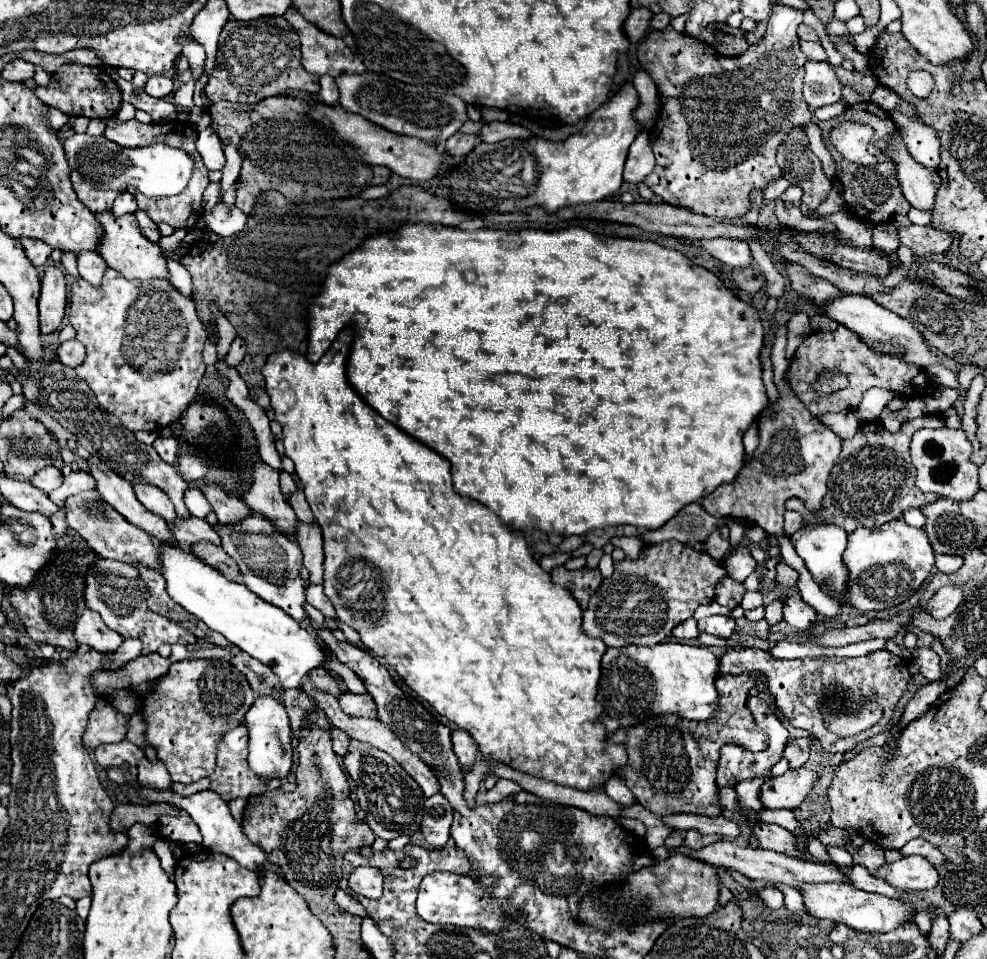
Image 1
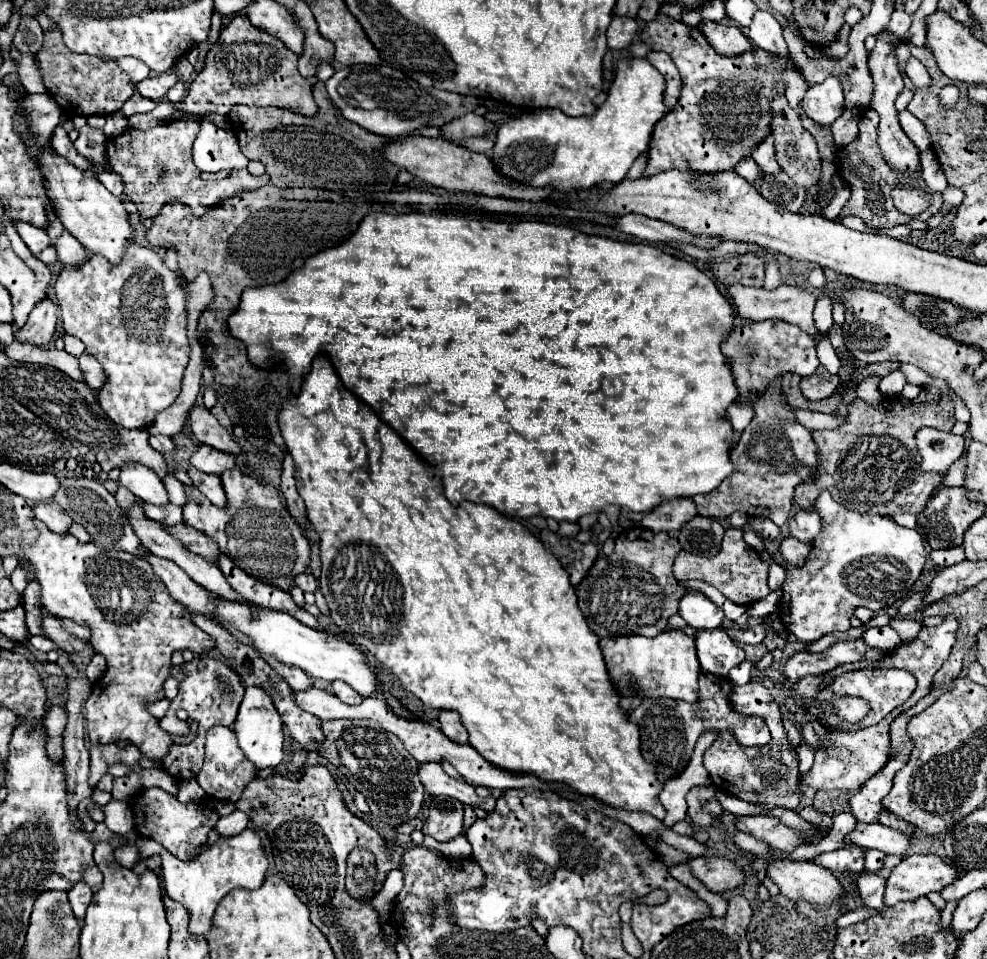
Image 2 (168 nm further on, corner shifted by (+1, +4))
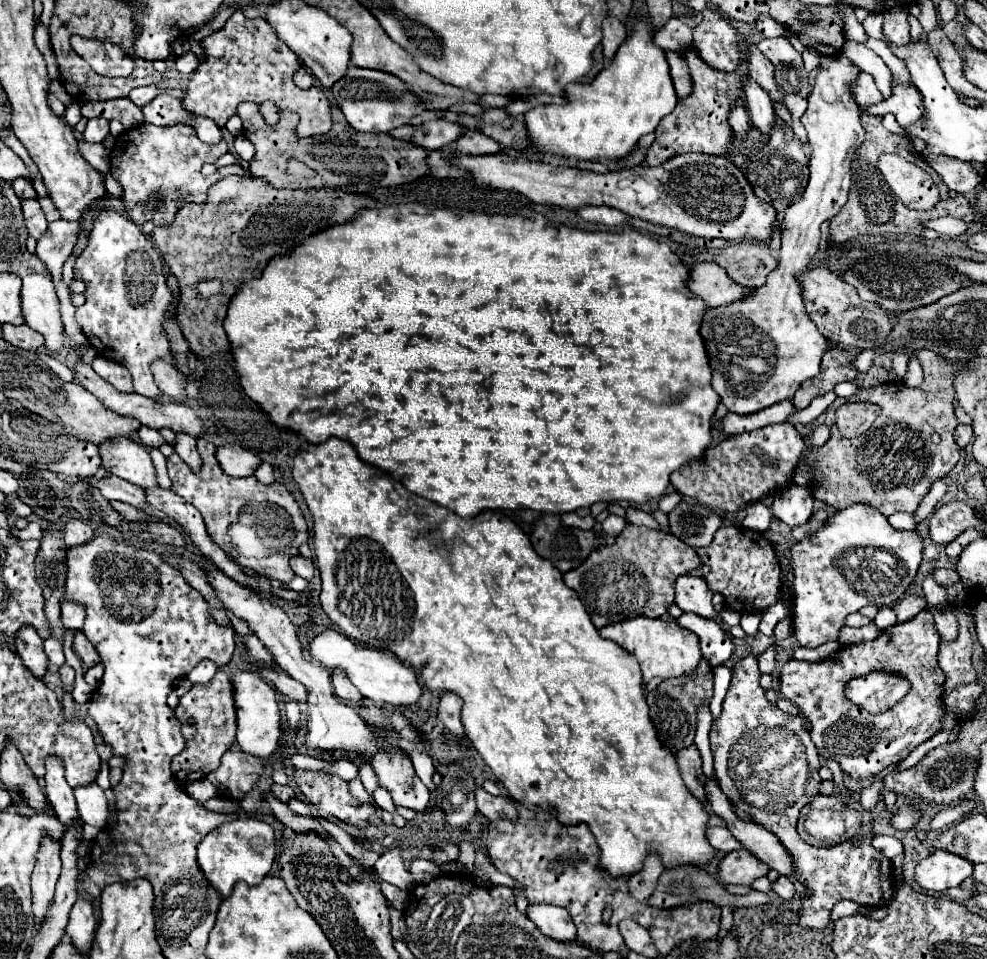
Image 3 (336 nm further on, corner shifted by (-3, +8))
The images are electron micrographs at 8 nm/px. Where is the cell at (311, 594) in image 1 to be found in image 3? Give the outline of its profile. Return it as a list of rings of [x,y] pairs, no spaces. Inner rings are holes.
[[[297,555],[297,557],[291,559],[291,569],[295,571],[295,575],[299,575],[299,577],[303,577],[307,581],[313,577],[313,571],[315,571],[313,561],[311,559],[305,559],[301,555]]]

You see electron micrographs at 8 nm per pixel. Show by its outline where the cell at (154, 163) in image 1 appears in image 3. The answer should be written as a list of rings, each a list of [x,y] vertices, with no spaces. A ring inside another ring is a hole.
[[[91,119],[87,121],[87,129],[83,133],[85,141],[89,143],[101,143],[109,133],[109,121],[107,119]]]

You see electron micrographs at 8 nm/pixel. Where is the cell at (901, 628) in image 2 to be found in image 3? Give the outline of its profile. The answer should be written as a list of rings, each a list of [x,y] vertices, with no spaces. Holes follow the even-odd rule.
[[[907,595],[907,597],[903,597],[901,601],[897,601],[897,603],[893,605],[893,611],[897,613],[897,619],[899,619],[899,621],[907,621],[907,619],[915,617],[915,613],[923,611],[925,605],[927,605],[927,603],[925,603],[923,597]]]

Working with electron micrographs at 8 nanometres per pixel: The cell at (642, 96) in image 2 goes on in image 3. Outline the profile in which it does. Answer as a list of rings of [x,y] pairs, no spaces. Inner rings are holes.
[[[637,21],[617,49],[613,63],[599,71],[593,83],[571,83],[565,87],[565,105],[539,105],[525,113],[525,125],[529,137],[541,155],[559,155],[559,157],[575,157],[579,161],[617,161],[623,159],[637,145],[641,135],[655,131],[659,121],[669,115],[677,105],[677,95],[673,89],[673,81],[669,75],[669,63],[665,51],[655,45],[653,29],[645,21]]]

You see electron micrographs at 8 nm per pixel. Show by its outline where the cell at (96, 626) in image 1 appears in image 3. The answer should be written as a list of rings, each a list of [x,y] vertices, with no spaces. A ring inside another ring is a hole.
[[[63,599],[61,601],[61,623],[67,629],[81,629],[85,621],[85,605],[77,601]]]

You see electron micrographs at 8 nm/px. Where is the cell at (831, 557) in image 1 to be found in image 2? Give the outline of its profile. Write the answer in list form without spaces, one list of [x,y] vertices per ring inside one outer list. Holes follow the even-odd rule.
[[[797,511],[787,525],[791,535],[803,543],[813,543],[823,529],[823,521],[815,511]]]

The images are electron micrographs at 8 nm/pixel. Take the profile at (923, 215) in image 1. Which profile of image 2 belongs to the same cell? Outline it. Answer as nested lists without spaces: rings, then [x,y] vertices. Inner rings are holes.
[[[929,151],[929,153],[921,153],[923,157],[923,181],[927,183],[931,193],[943,193],[947,187],[947,181],[943,177],[943,171],[939,169],[939,161],[937,157]]]

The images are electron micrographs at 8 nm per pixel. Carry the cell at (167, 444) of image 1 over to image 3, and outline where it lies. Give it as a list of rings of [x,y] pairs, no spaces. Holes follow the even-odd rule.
[[[139,427],[137,429],[137,435],[139,435],[139,441],[147,447],[161,447],[165,443],[165,439],[161,437],[161,433],[157,429],[151,429],[151,427]]]

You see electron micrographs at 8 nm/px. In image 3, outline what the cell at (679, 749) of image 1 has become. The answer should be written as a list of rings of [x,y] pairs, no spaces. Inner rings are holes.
[[[699,661],[695,673],[689,677],[675,677],[671,681],[663,681],[647,693],[647,705],[651,711],[653,725],[657,729],[657,735],[665,747],[669,747],[673,753],[677,753],[683,747],[689,747],[695,737],[697,729],[697,707],[701,703],[709,703],[713,695],[713,667],[707,661]]]

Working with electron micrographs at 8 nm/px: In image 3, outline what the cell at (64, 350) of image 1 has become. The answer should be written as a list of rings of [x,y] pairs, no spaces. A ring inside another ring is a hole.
[[[95,357],[93,365],[91,365],[105,381],[109,381],[117,391],[121,393],[133,393],[133,381],[131,381],[131,373],[115,363],[115,361],[109,361],[109,359],[103,359],[103,357]]]

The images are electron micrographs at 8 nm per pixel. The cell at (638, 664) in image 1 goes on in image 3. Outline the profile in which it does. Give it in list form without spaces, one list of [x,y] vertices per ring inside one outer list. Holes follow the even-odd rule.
[[[635,617],[629,621],[605,625],[601,635],[615,641],[621,647],[625,647],[631,655],[637,657],[645,683],[649,683],[653,677],[671,679],[671,677],[681,677],[685,673],[693,673],[697,663],[701,661],[699,637],[695,637],[695,633],[691,633],[689,629],[679,627],[675,621]]]

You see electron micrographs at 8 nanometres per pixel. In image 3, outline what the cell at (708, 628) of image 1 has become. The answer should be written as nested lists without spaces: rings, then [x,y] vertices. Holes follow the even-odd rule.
[[[681,575],[675,581],[675,605],[683,611],[699,613],[703,617],[713,617],[713,593],[707,587],[703,577],[697,575]]]

